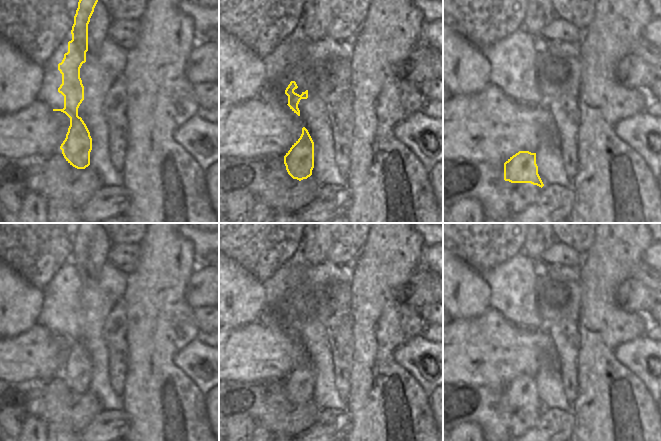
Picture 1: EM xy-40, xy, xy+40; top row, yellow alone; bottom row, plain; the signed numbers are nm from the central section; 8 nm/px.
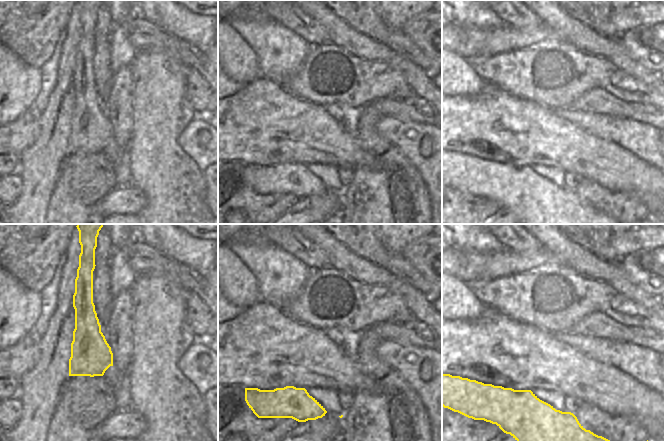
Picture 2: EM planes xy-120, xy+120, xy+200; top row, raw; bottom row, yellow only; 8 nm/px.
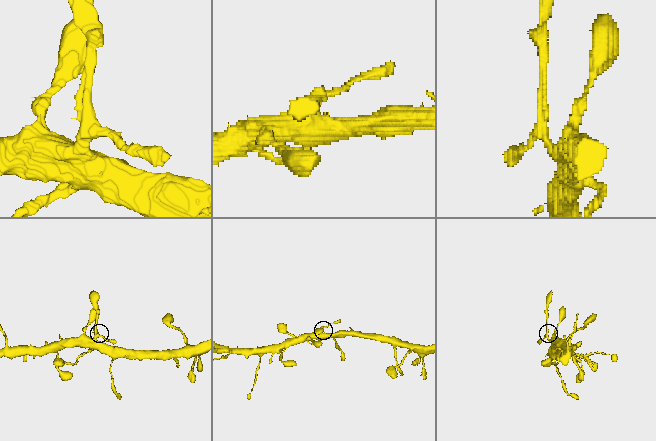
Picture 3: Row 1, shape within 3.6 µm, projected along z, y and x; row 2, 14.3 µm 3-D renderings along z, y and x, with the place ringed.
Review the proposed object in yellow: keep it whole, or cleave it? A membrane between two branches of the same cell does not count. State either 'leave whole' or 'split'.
leave whole

